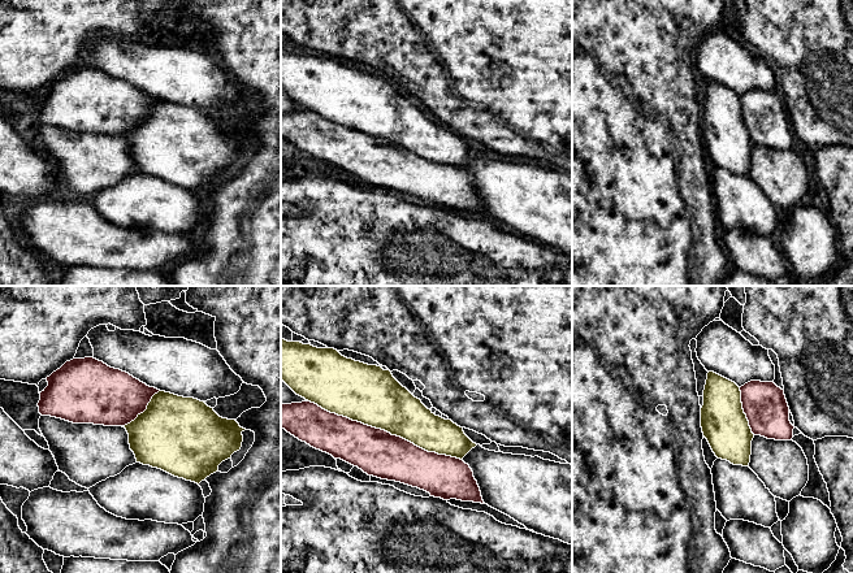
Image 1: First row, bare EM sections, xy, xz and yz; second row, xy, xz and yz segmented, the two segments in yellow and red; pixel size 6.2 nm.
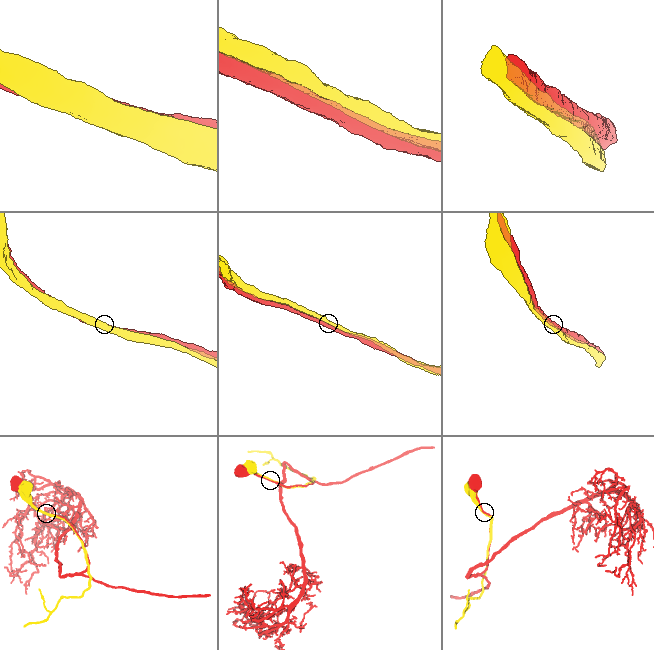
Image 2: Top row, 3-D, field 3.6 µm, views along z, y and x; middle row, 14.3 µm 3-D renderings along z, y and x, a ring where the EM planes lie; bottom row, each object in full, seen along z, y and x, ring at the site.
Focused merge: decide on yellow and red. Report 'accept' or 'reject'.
reject

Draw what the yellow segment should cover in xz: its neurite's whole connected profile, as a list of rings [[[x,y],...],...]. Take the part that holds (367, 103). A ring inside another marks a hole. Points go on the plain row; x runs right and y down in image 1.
[[[281,47],[281,88],[299,105],[322,118],[385,139],[438,164],[463,168],[477,153],[451,129],[436,125],[391,83],[342,65],[334,57],[317,57]]]

